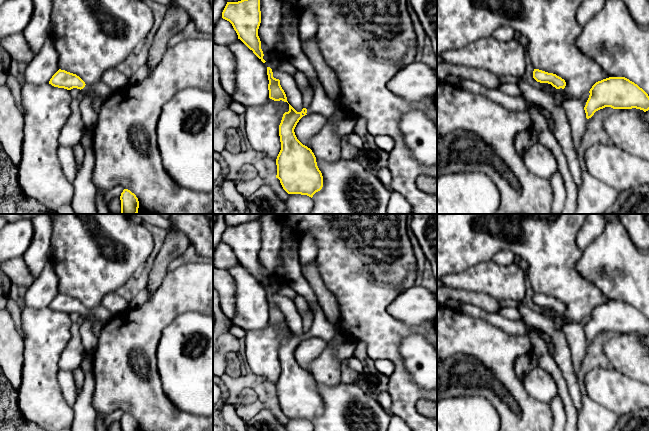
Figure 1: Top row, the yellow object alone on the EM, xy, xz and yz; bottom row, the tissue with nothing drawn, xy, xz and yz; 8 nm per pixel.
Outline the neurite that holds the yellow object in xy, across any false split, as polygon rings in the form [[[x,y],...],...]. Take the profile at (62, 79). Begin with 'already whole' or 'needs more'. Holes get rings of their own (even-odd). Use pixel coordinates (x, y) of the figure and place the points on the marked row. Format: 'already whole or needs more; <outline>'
needs more; [[[61,69],[52,76],[49,84],[54,87],[64,88],[67,90],[77,88],[81,91],[81,93],[92,92],[103,100],[110,97],[112,94],[111,89],[102,80],[95,84],[88,85],[76,74]]]

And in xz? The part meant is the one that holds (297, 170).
needs more; [[[318,80],[314,87],[311,104],[297,112],[290,104],[289,111],[283,114],[279,125],[281,150],[276,159],[277,175],[283,189],[288,194],[301,194],[313,197],[323,187],[323,176],[312,150],[296,137],[294,129],[299,120],[316,112],[329,118],[335,110],[335,101],[328,97]]]

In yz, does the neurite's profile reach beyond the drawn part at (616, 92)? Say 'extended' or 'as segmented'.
as segmented

